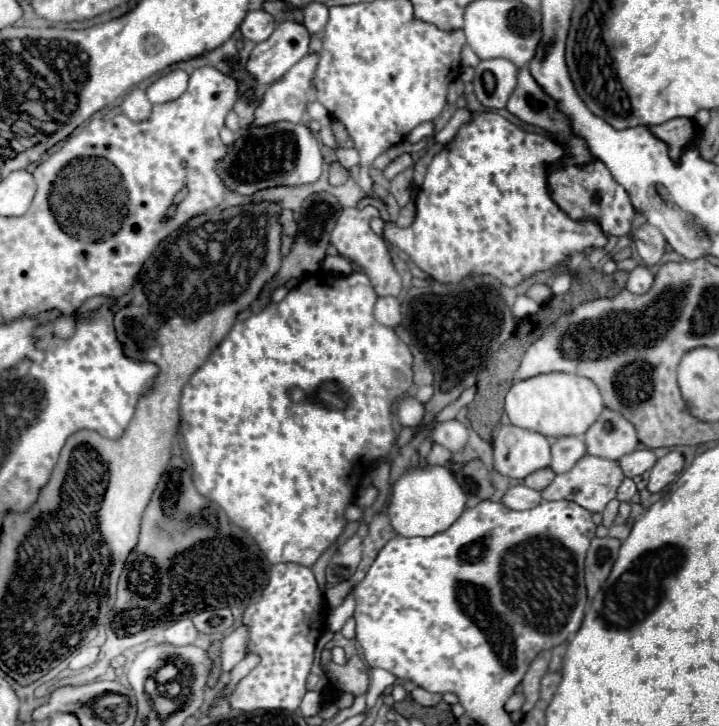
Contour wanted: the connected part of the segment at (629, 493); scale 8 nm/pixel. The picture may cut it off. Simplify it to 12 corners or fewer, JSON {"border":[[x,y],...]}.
{"border":[[624,479],[618,487],[618,501],[630,501],[636,495],[636,483]]}

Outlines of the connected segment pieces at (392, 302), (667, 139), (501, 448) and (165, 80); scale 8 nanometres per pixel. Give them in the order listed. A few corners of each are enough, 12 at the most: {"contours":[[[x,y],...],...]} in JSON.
{"contours":[[[380,297],[374,307],[378,323],[396,329],[400,303]],[[672,119],[648,131],[668,145],[676,165],[700,139],[692,119]],[[500,425],[494,469],[524,479],[550,465],[548,439]],[[174,69],[146,91],[150,103],[168,103],[188,89],[188,73]]]}

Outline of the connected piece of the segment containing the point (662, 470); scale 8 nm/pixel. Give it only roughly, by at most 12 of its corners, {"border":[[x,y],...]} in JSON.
{"border":[[670,451],[652,467],[646,489],[662,491],[680,475],[684,457]]}

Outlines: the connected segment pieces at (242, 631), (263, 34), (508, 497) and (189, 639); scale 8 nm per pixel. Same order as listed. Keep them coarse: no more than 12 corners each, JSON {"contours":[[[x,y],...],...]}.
{"contours":[[[246,627],[224,637],[220,655],[222,673],[244,659]],[[264,9],[246,15],[244,39],[260,43],[274,33],[274,17]],[[526,485],[510,487],[502,503],[526,511],[542,503],[538,491]],[[188,619],[164,631],[168,645],[190,645],[198,631]]]}

